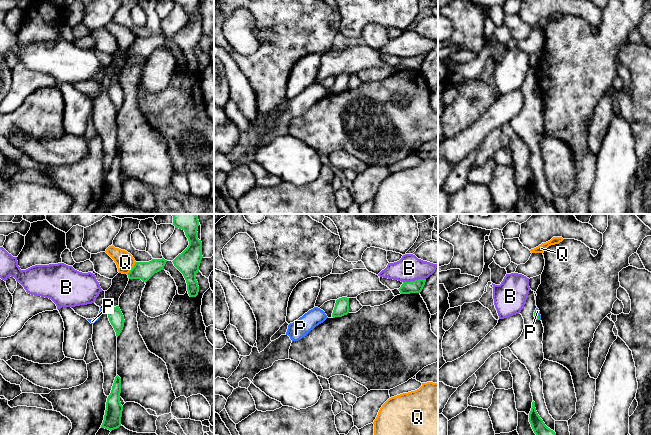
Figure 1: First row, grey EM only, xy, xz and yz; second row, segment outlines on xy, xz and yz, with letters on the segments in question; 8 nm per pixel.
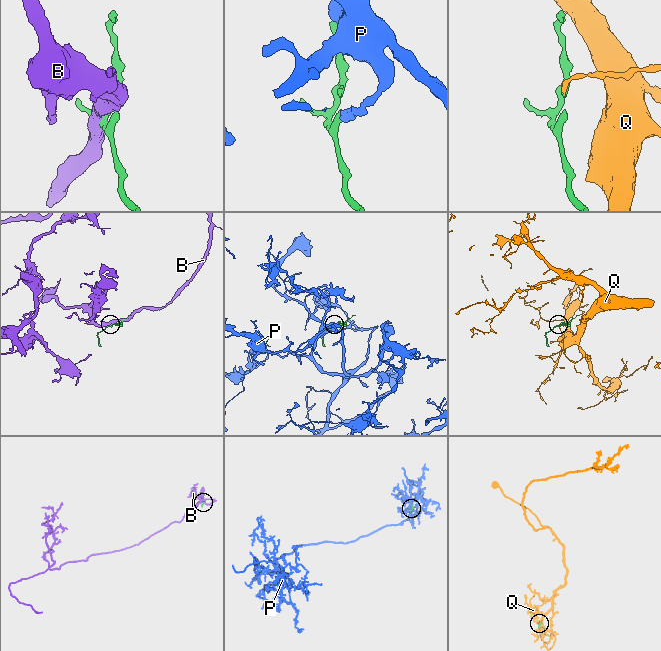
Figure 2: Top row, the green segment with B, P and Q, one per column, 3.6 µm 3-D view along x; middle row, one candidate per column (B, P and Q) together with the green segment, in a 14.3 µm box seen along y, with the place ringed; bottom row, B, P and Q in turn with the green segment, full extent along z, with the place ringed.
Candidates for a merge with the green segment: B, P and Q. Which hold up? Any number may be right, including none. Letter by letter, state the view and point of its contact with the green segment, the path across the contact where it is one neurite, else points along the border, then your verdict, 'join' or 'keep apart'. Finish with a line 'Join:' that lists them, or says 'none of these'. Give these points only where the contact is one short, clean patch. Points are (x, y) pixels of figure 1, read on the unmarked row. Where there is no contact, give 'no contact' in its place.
B: meets green in xz at (415, 56); border along xz (425, 54), (403, 58); keep apart
P: meets green in yz at (537, 91); border along yz (535, 87), (540, 95); keep apart
Q: meets green in xy at (132, 44); border along xy (136, 38), (127, 50); keep apart
Join: none of these

